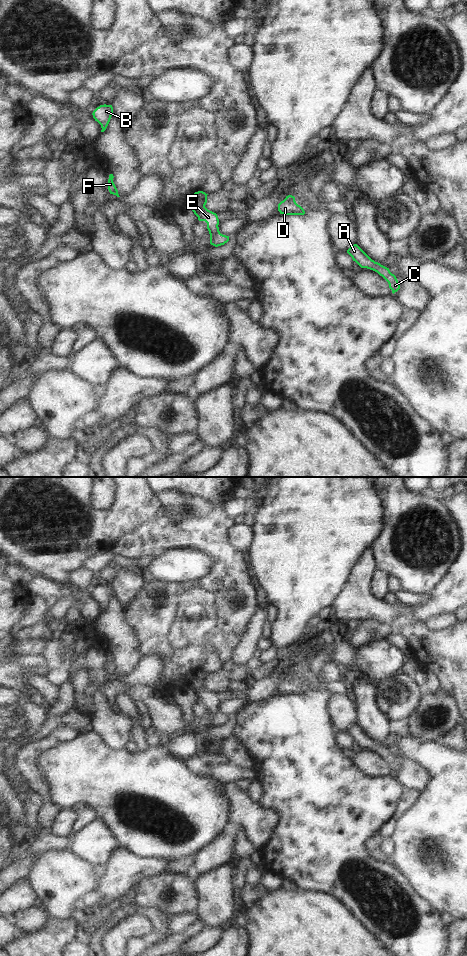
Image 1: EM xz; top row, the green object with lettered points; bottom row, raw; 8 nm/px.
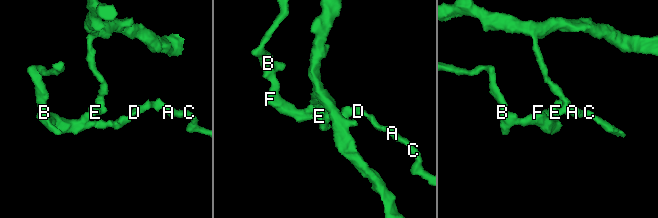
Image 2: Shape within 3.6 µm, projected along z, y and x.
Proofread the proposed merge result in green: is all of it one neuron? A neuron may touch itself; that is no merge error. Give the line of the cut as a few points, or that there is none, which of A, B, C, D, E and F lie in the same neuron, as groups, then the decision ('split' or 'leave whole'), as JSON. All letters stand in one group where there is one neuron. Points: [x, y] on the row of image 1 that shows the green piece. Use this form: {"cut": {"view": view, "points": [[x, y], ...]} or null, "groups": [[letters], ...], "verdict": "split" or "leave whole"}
{"cut": {"view": "xz", "points": [[204, 205], [192, 209]]}, "groups": [["A", "B", "C", "D", "F"], ["E"]], "verdict": "split"}

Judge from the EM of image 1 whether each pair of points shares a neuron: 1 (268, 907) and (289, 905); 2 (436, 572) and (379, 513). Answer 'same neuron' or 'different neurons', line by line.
1: same neuron
2: different neurons

